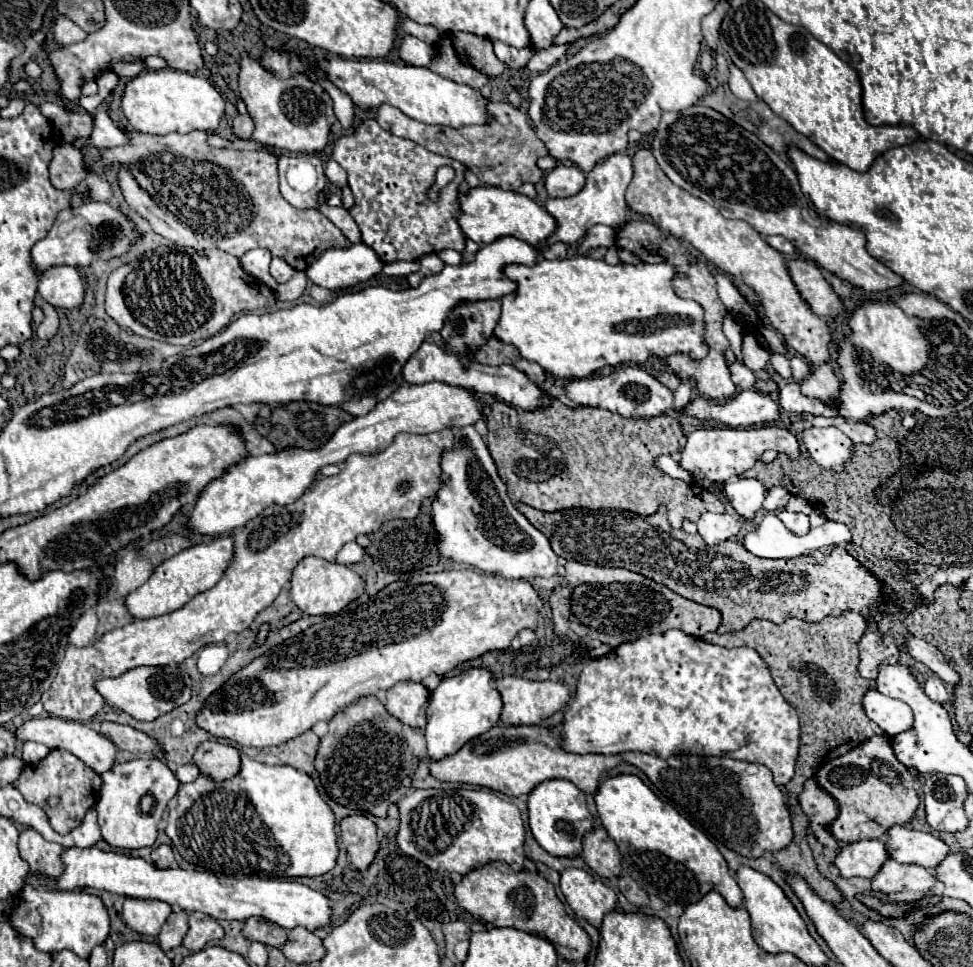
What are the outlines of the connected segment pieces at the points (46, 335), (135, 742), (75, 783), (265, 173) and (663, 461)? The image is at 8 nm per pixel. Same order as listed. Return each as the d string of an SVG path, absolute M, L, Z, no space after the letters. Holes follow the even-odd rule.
M40 301L40 307L44 311L44 321L36 327L36 335L38 339L52 339L58 331L58 313L56 307L52 307L46 301Z
M102 723L102 733L106 733L114 745L118 749L130 751L130 753L140 753L140 755L160 755L164 753L164 749L160 747L160 743L156 739L152 739L150 735L130 727L130 725L120 725L120 723Z
M54 749L38 763L24 765L20 777L12 785L24 795L26 801L40 805L46 811L48 821L56 833L66 835L82 823L86 811L98 801L102 779L98 773L88 769L82 761L76 761L76 757L72 757L72 753L68 753L64 749ZM50 797L58 799L56 807L48 807Z
M98 111L94 115L92 135L88 139L77 139L72 145L79 149L70 147L68 143L56 147L50 165L52 185L56 185L58 189L74 189L88 173L100 173L104 169L110 169L112 165L124 167L144 191L154 189L154 193L160 195L162 203L170 211L174 205L196 233L214 239L220 251L234 257L242 257L250 249L264 247L272 251L272 255L288 261L294 269L304 271L326 249L348 245L348 239L342 235L342 231L318 209L296 209L288 205L288 201L280 195L276 157L282 152L280 148L262 145L252 139L237 140L236 143L226 141L218 135L210 135L208 139L208 133L204 131L192 131L186 135L146 135L132 131L126 125L120 125L118 129L106 111ZM208 143L232 147L233 150L258 151L224 151L218 147L210 147ZM89 147L106 149L90 165L86 161L86 155L80 151Z
M662 455L662 457L654 459L654 465L658 469L662 469L670 477L676 477L676 479L682 479L682 481L690 481L692 483L692 475L690 473L684 473L684 469L680 469L680 465L678 465L678 459L672 457L672 455Z

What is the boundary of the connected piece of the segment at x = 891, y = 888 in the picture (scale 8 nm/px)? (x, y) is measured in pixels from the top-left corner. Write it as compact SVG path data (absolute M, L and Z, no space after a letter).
M884 861L878 873L872 877L872 889L880 893L900 893L900 891L914 891L914 893L928 893L930 887L936 883L932 871L920 865L904 865L898 861Z

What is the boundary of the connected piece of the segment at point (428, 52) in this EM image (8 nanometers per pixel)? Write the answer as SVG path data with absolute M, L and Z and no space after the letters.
M406 35L398 49L398 55L402 61L413 66L428 66L434 55L434 46Z

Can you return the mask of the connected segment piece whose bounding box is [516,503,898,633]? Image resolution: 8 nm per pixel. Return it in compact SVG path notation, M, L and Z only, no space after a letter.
M516 503L516 509L520 509L520 513L548 537L552 551L558 557L588 565L622 567L666 585L690 601L718 609L722 623L716 633L742 631L756 619L784 623L788 617L796 617L808 623L818 623L826 615L840 615L844 609L868 615L876 615L874 607L878 605L886 605L884 611L898 609L880 599L882 583L842 547L836 547L822 561L814 555L760 559L748 553L740 541L728 539L710 547L704 545L698 533L688 535L682 529L674 529L666 519L666 507L660 507L650 517L610 509L566 509L544 513L520 503Z

